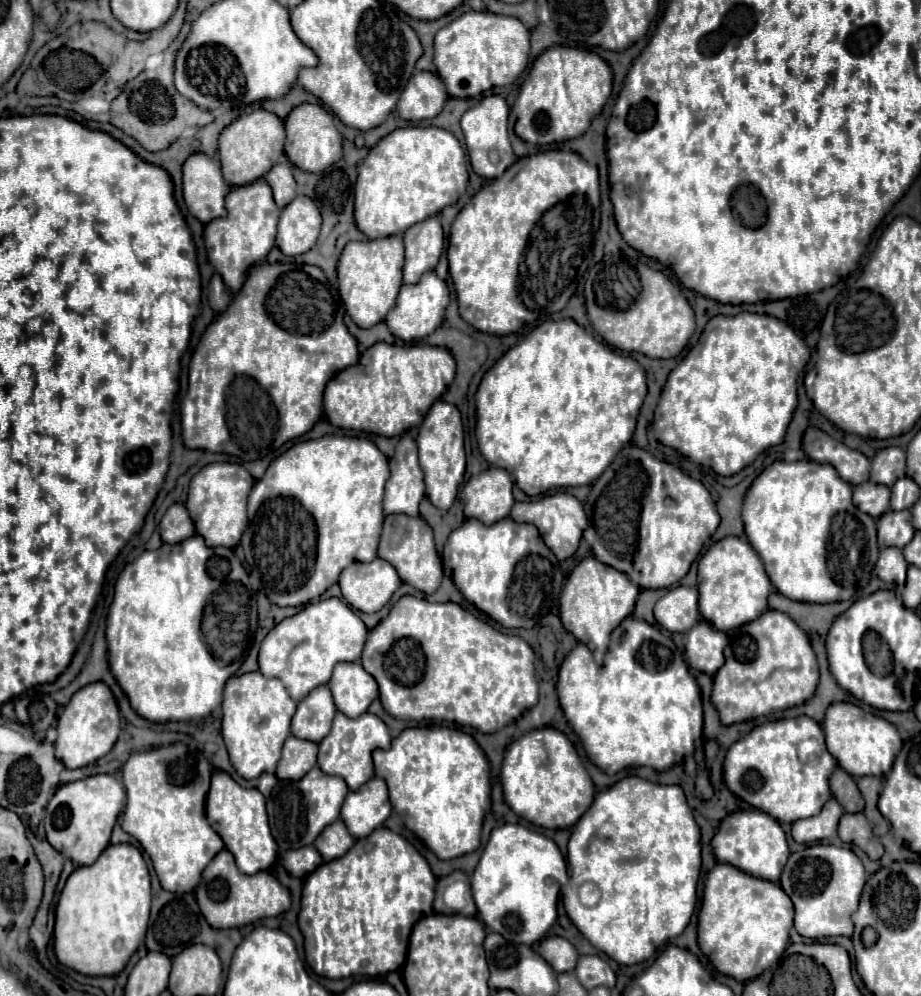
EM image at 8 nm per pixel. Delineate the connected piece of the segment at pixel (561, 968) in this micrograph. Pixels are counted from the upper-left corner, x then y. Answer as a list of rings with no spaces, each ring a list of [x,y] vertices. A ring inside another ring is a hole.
[[[548,936],[538,944],[538,954],[554,968],[554,972],[572,972],[578,962],[576,948],[560,936]]]

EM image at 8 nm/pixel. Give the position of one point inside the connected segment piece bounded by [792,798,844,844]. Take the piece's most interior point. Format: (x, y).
(823, 825)

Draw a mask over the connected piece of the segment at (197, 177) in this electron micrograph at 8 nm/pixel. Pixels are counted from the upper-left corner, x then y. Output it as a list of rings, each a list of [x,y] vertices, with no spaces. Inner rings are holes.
[[[194,152],[182,166],[182,192],[188,210],[202,222],[226,216],[224,198],[230,186],[222,178],[220,164],[202,154]]]

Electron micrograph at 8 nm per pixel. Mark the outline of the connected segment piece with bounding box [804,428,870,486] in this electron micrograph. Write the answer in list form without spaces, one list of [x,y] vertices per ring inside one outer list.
[[[808,428],[804,432],[804,450],[810,460],[832,464],[836,472],[842,476],[842,480],[846,480],[850,486],[868,480],[870,460],[860,450],[844,446],[842,442],[834,440],[818,428]]]

